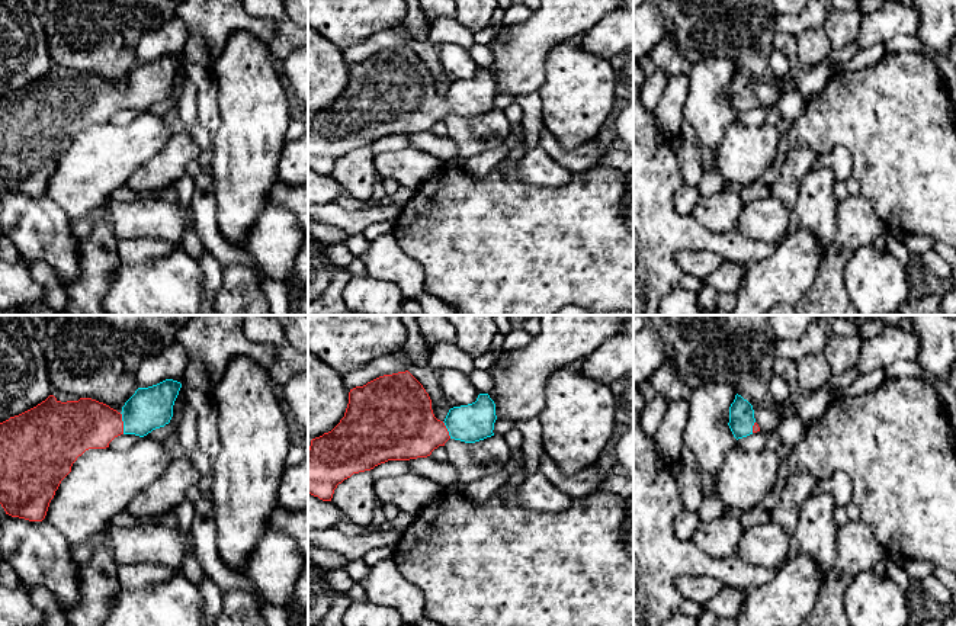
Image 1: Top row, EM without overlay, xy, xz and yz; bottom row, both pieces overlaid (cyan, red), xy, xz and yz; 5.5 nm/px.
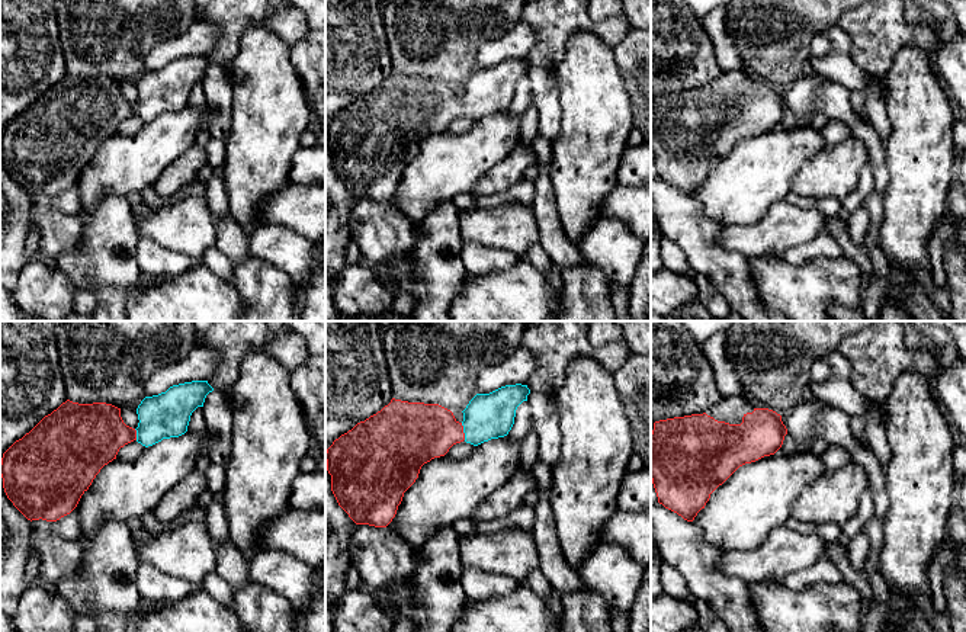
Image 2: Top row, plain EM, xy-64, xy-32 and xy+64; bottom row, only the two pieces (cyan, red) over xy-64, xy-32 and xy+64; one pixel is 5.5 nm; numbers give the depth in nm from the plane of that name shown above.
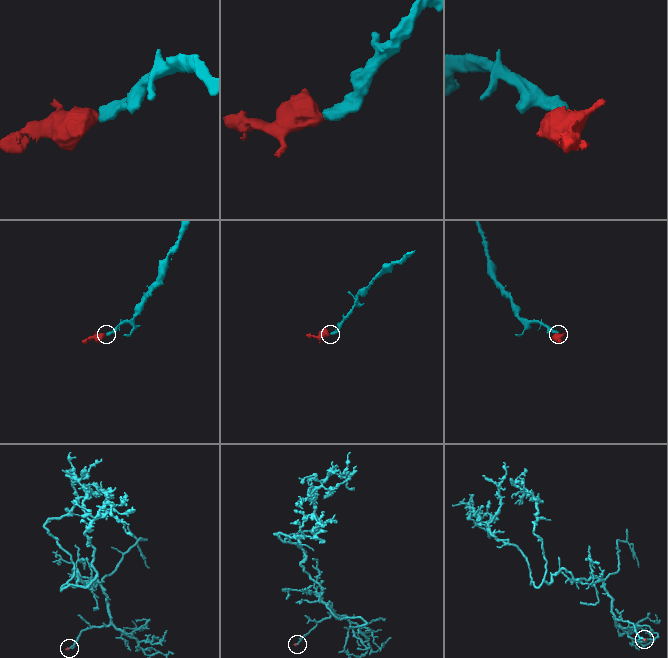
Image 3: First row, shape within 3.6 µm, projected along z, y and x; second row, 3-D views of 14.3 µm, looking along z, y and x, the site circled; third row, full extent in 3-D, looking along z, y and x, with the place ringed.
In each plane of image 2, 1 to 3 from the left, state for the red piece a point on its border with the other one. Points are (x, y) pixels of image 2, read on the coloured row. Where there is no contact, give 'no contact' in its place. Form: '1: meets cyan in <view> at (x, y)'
1: meets cyan in xy-64 at (137, 435)
2: meets cyan in xy-32 at (464, 432)
3: no contact

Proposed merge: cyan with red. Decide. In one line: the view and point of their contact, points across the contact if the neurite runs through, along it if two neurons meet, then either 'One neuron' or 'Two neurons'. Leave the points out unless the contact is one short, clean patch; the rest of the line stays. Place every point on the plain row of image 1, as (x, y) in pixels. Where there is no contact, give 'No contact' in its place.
Touches cyan at xy (124, 98). Path across: xy (148, 83), (138, 92), (124, 98), (83, 99). One neuron

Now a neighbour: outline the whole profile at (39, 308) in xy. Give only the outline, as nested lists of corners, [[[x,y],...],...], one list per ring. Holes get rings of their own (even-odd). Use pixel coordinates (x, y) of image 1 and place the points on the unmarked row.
[[[36,302],[26,306],[13,306],[9,309],[1,309],[0,315],[65,315],[65,314],[51,309],[44,302]]]

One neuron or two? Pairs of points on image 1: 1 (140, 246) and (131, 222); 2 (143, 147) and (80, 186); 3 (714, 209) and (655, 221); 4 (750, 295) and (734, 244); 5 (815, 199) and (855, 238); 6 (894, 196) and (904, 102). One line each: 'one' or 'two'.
1: two
2: one
3: two
4: two
5: two
6: one

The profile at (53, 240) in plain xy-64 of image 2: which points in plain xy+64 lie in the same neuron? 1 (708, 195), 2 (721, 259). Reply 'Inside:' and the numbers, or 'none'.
Inside: 2

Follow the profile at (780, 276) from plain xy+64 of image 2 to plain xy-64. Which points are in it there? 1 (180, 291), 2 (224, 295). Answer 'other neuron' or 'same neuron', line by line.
1: same neuron
2: same neuron

